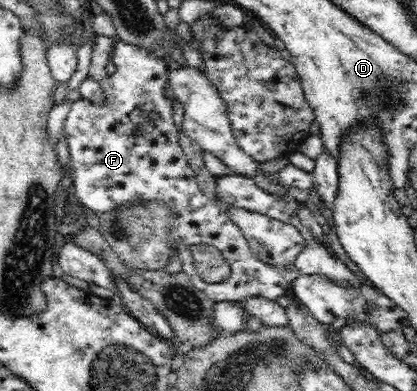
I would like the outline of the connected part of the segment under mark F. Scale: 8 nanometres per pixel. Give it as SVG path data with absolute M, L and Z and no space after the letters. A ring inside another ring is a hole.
M120 40L114 44L112 61L117 66L114 74L107 75L100 82L105 102L97 104L84 98L75 100L64 120L63 132L69 143L69 164L73 169L72 181L79 203L99 215L135 201L163 201L171 211L169 227L179 233L176 258L182 262L182 271L215 303L244 302L248 296L276 300L301 275L320 274L347 287L356 287L360 283L359 277L333 254L327 244L319 243L309 229L302 226L298 217L299 203L289 195L271 194L251 177L234 174L221 177L223 184L221 188L216 188L218 199L206 196L199 188L195 172L187 163L179 144L177 127L173 123L175 98L167 99L165 96L168 82L165 59L155 56L147 47ZM229 206L266 214L296 226L305 246L297 254L295 262L275 266L257 260L241 229L229 219ZM197 244L211 244L221 251L230 263L227 280L211 284L199 276L189 249Z

